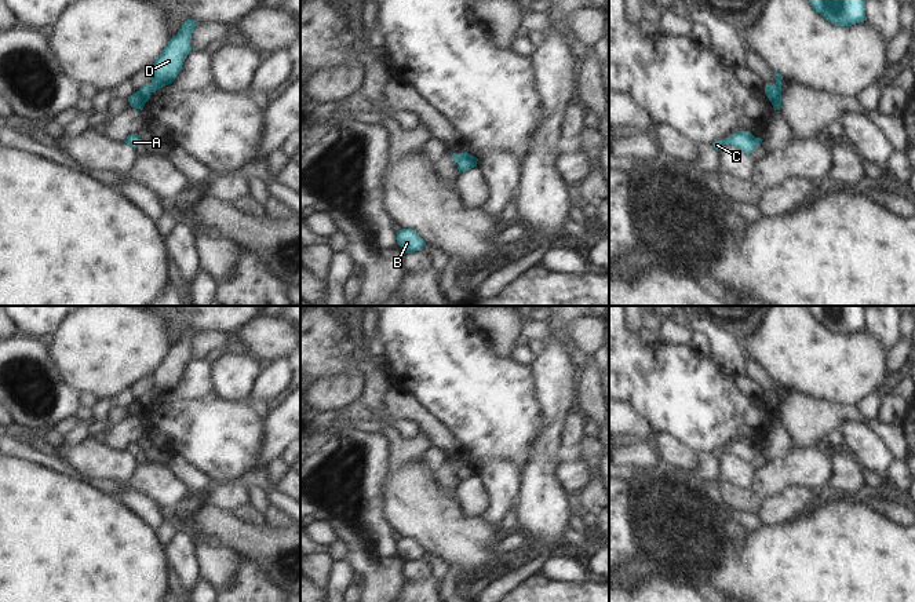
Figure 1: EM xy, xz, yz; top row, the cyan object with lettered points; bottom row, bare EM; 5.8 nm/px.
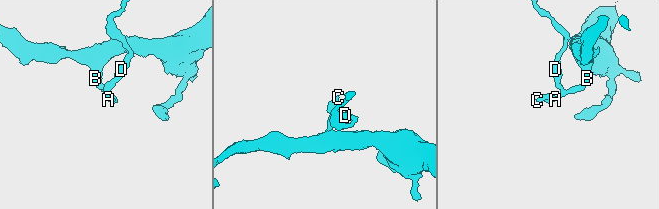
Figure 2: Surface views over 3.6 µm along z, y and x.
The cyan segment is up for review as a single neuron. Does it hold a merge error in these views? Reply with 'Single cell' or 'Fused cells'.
Fused cells

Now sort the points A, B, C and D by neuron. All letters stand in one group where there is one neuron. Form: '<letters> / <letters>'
A B C / D

